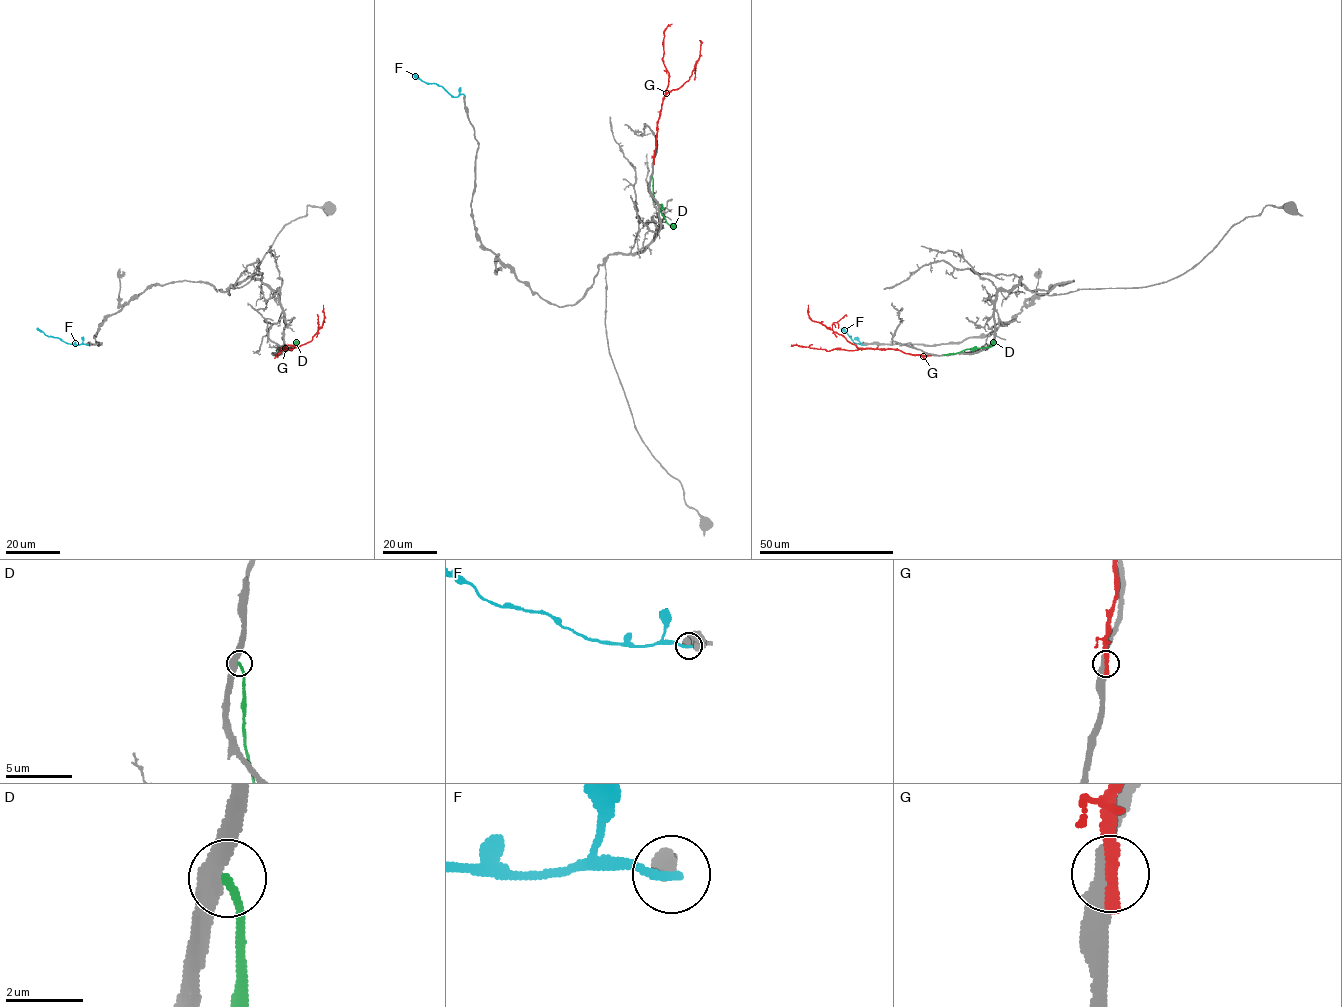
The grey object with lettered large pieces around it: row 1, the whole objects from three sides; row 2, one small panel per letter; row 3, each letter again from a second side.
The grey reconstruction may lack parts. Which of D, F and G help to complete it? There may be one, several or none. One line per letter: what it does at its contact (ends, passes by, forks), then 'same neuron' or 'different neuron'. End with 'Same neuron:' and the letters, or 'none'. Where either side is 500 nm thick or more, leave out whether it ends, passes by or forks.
D: it ends there; different neuron
F: different neuron
G: it ends there; different neuron
Same neuron: none

